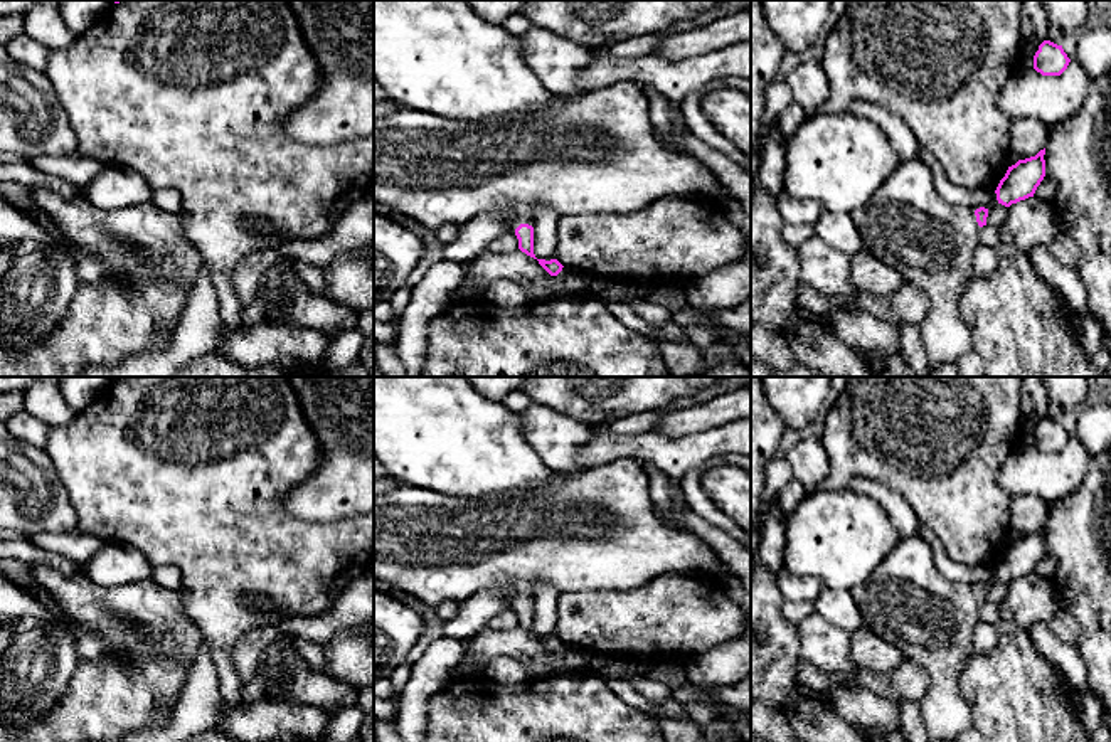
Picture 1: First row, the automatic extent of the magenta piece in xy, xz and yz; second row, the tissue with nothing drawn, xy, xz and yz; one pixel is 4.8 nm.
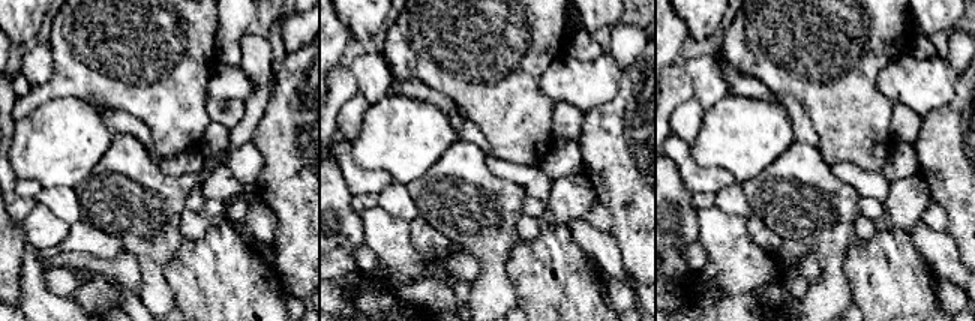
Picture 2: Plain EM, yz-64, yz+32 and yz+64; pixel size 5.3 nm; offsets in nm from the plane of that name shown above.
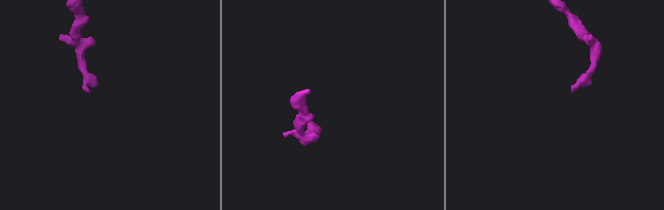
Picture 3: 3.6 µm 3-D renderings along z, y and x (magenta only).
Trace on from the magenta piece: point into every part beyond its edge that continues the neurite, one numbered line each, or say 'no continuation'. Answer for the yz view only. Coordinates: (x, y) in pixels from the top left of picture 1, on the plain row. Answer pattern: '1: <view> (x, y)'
1: yz (906, 601)

